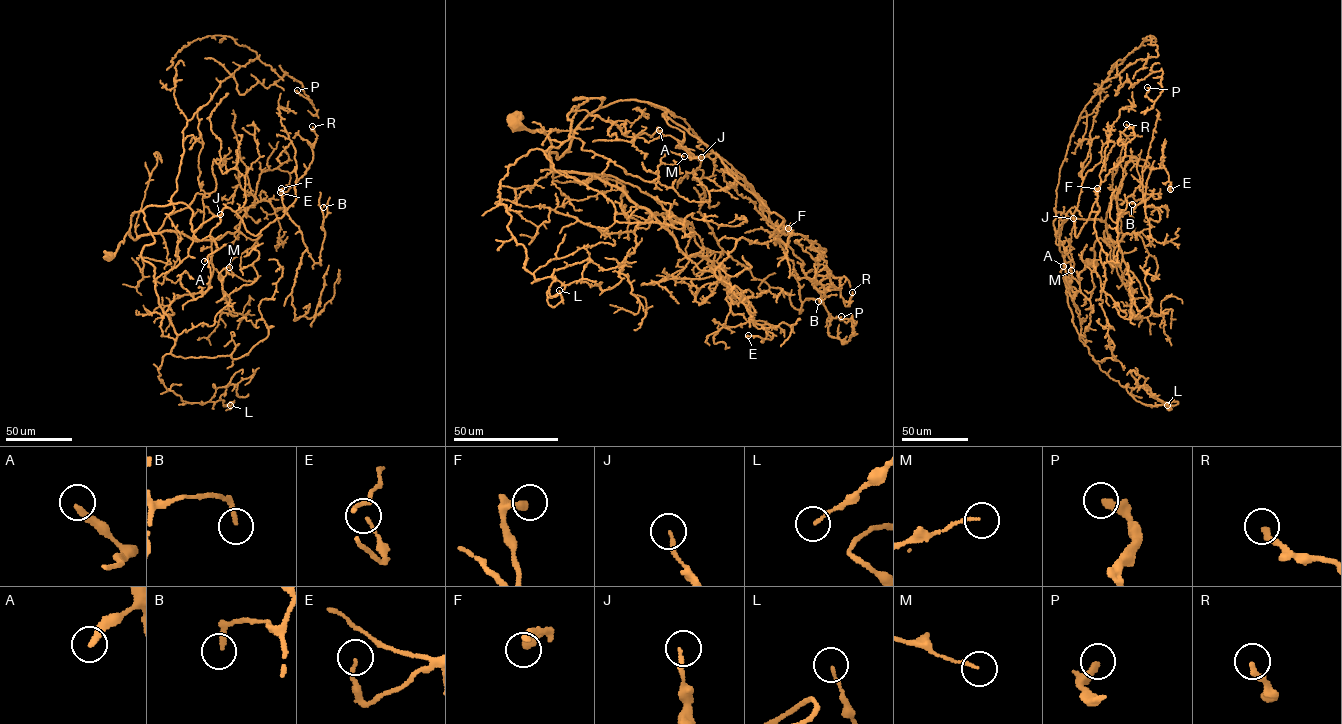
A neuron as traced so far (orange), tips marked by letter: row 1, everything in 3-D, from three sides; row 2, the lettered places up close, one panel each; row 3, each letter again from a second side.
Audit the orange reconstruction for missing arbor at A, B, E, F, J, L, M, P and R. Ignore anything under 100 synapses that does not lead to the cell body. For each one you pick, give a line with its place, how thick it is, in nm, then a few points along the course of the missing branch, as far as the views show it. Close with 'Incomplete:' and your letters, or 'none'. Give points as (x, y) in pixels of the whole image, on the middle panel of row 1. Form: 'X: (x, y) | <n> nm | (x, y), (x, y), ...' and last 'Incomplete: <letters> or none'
Incomplete: none

